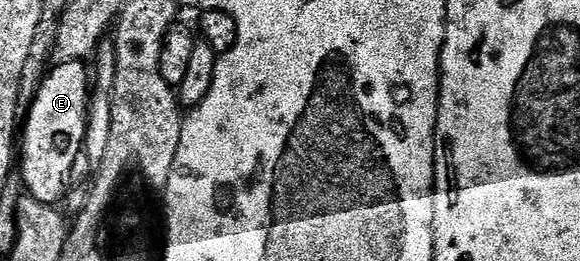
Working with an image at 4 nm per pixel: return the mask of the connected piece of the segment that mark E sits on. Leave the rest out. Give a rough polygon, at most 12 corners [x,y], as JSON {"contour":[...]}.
{"contour":[[85,61],[54,64],[28,106],[19,176],[66,200],[91,100]]}

